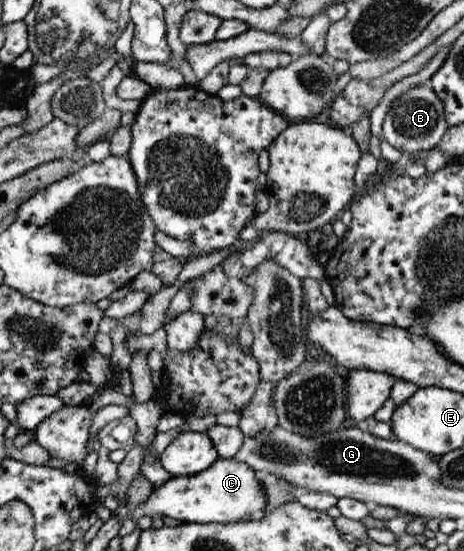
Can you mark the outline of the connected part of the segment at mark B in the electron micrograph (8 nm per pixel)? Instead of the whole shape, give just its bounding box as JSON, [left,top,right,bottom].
[381,82,447,155]

